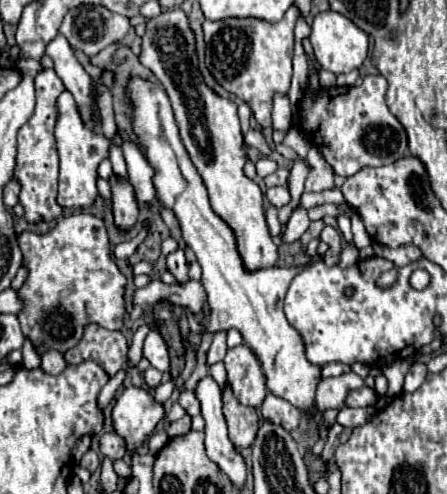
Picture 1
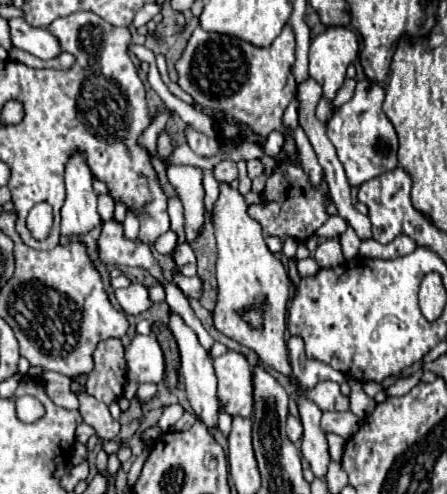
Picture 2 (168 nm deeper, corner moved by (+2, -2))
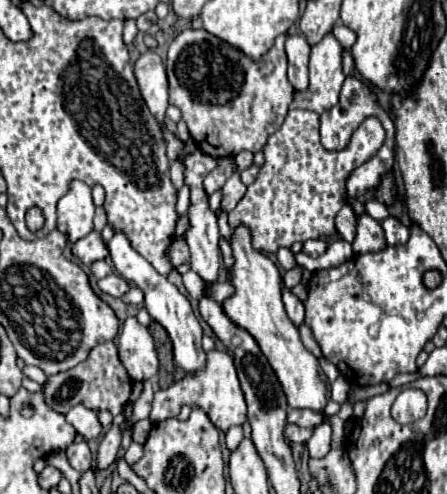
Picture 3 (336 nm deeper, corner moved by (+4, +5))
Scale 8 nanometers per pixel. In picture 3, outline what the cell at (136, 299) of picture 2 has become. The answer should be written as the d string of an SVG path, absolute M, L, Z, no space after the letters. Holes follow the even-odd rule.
M106 275L104 279L98 279L98 287L102 293L108 293L112 297L122 297L128 291L128 283L118 275Z

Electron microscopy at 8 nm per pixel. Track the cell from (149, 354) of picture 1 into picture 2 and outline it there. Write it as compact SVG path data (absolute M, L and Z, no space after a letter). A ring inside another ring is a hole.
M134 336L126 348L126 364L130 380L158 384L164 378L164 356L156 336Z

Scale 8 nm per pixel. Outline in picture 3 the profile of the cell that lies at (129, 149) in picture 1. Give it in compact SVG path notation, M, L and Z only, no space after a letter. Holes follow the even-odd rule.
M116 233L110 243L108 243L108 251L114 263L114 269L120 277L124 277L126 281L134 283L142 293L144 293L144 307L148 309L148 313L152 315L154 321L158 321L166 331L168 337L174 345L174 361L178 367L184 369L184 373L194 373L204 369L206 365L206 353L202 351L202 327L190 307L190 301L164 277L160 275L138 251L132 249L130 241L124 237L124 233Z

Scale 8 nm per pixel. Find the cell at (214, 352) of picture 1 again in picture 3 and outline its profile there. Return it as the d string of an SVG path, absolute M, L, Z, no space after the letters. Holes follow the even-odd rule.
M238 227L232 233L230 245L236 259L230 281L236 287L236 293L222 303L226 315L256 339L256 343L260 345L262 353L266 355L270 367L274 369L282 385L288 405L294 409L312 409L316 413L322 413L326 403L330 401L330 383L324 371L320 369L318 359L302 345L296 325L290 321L290 317L284 311L284 303L282 303L284 283L278 267L268 255L258 253L252 247L250 231L246 227Z

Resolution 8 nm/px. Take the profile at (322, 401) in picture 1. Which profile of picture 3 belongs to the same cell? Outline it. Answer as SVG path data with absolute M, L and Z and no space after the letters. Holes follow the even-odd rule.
M340 375L334 383L332 383L332 401L338 401L338 403L344 403L346 401L346 397L348 397L348 389L350 389L350 385L348 385L348 381Z

